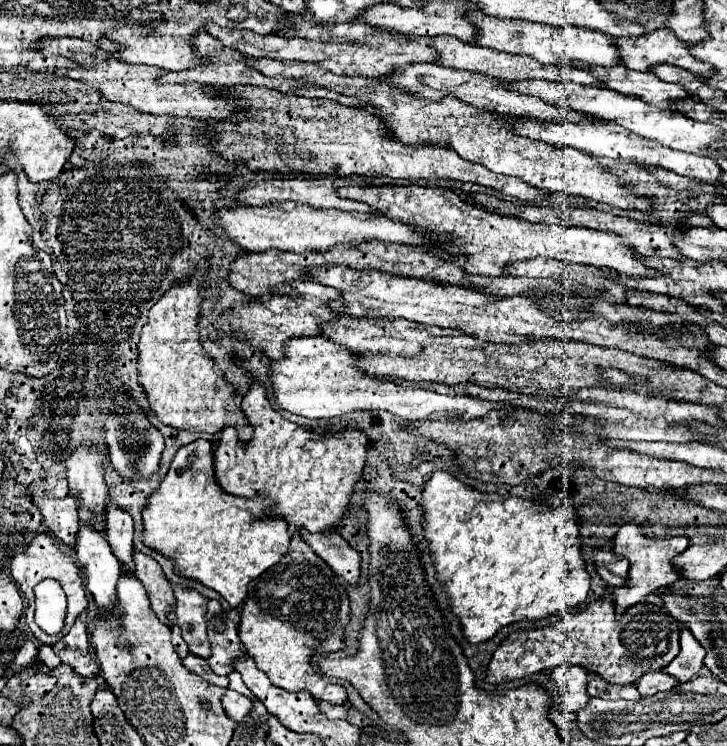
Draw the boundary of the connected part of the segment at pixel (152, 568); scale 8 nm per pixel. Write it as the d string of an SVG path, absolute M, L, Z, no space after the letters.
M134 552L134 562L136 562L134 576L146 588L154 614L162 624L170 628L176 626L176 596L174 590L170 588L170 582L162 574L162 568L158 566L156 560L138 552Z

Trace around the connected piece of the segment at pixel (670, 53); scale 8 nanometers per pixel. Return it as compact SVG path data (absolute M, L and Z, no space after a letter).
M668 28L646 32L642 36L614 38L612 42L620 50L620 62L630 70L648 70L654 64L672 64L692 74L710 74L710 68L698 64L698 60L686 52L686 42L678 40Z

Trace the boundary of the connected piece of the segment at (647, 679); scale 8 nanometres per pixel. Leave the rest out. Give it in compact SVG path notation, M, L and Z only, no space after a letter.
M664 670L662 672L648 672L646 676L642 676L638 682L636 682L636 688L640 692L640 696L654 696L658 692L668 692L676 686L678 682L666 674Z

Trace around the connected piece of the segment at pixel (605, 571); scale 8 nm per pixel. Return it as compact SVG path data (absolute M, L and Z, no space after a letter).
M597 547L593 555L596 572L600 574L600 578L610 584L610 586L618 586L626 582L626 560L620 560L614 556L612 550L605 550L602 547Z

